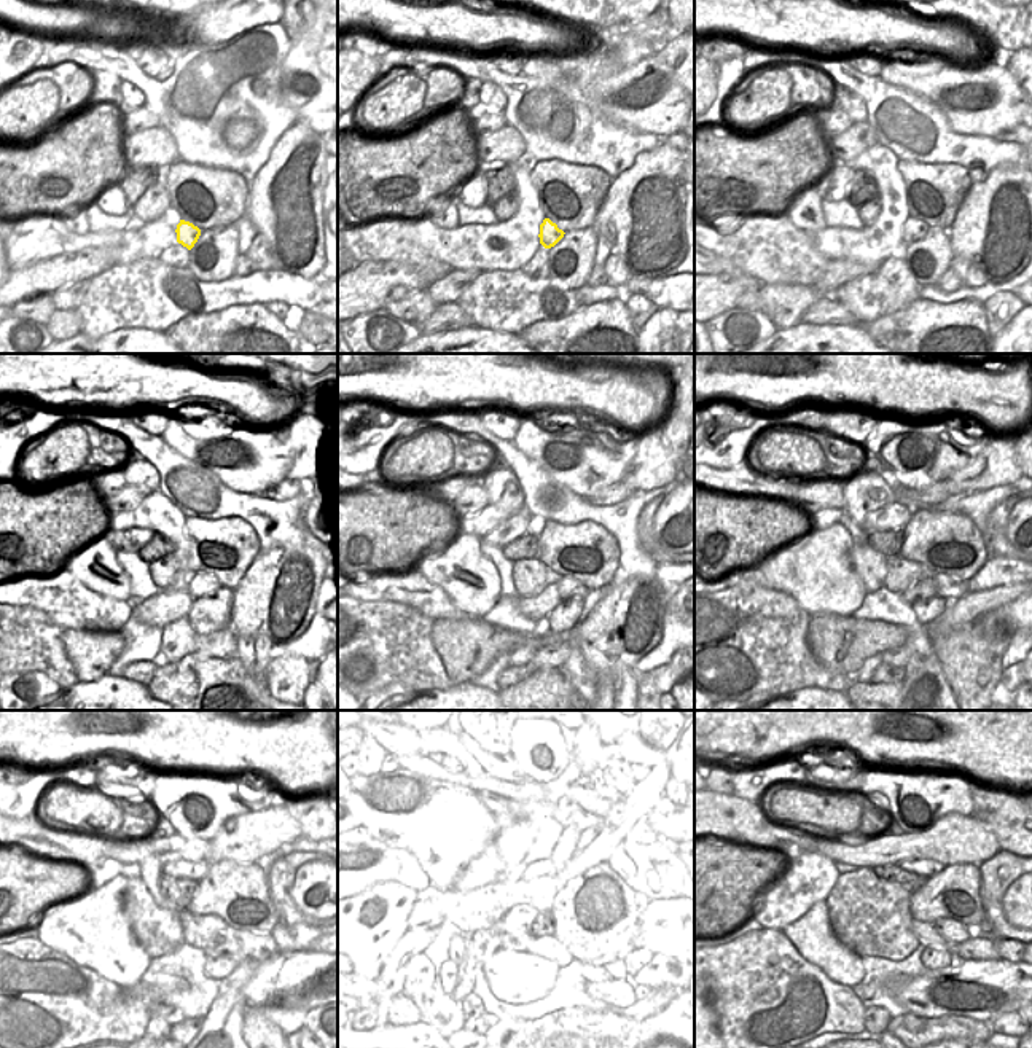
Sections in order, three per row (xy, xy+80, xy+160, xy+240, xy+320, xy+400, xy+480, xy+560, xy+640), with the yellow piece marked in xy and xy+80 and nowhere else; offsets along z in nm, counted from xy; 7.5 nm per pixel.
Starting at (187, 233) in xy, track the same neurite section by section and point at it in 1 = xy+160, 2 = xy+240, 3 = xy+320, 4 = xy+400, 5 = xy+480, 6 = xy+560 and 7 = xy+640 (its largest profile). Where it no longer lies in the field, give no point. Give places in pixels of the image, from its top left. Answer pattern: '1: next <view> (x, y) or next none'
1: next xy+160 (913, 230)
2: next xy+240 (199, 583)
3: next xy+320 (567, 586)
4: next xy+400 (949, 588)
5: next xy+480 (260, 946)
6: next xy+560 (628, 943)
7: next xy+640 (1008, 950)

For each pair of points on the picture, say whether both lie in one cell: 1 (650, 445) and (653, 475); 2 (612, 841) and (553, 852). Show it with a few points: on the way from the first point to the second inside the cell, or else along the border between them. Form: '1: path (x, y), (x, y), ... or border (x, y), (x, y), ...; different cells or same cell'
1: path (652, 453), (652, 467); same cell
2: path (598, 841), (577, 843), (567, 848); same cell

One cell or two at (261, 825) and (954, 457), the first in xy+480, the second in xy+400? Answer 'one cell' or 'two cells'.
two cells

